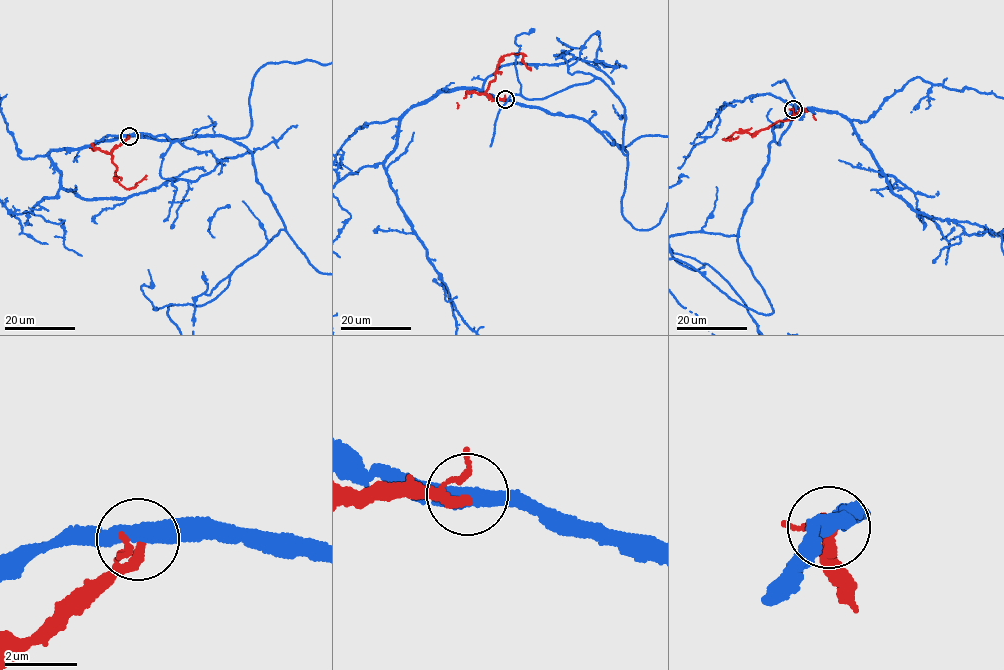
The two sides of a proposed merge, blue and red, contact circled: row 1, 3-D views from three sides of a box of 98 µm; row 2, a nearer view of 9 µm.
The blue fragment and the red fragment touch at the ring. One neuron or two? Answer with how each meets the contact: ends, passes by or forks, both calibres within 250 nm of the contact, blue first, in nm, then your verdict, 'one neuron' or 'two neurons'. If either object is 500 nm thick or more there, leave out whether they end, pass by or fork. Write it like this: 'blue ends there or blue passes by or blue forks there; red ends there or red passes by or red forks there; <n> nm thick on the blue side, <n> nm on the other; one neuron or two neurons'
blue passes by; red passes by; 440 nm thick on the blue side, 190 nm on the other; two neurons

